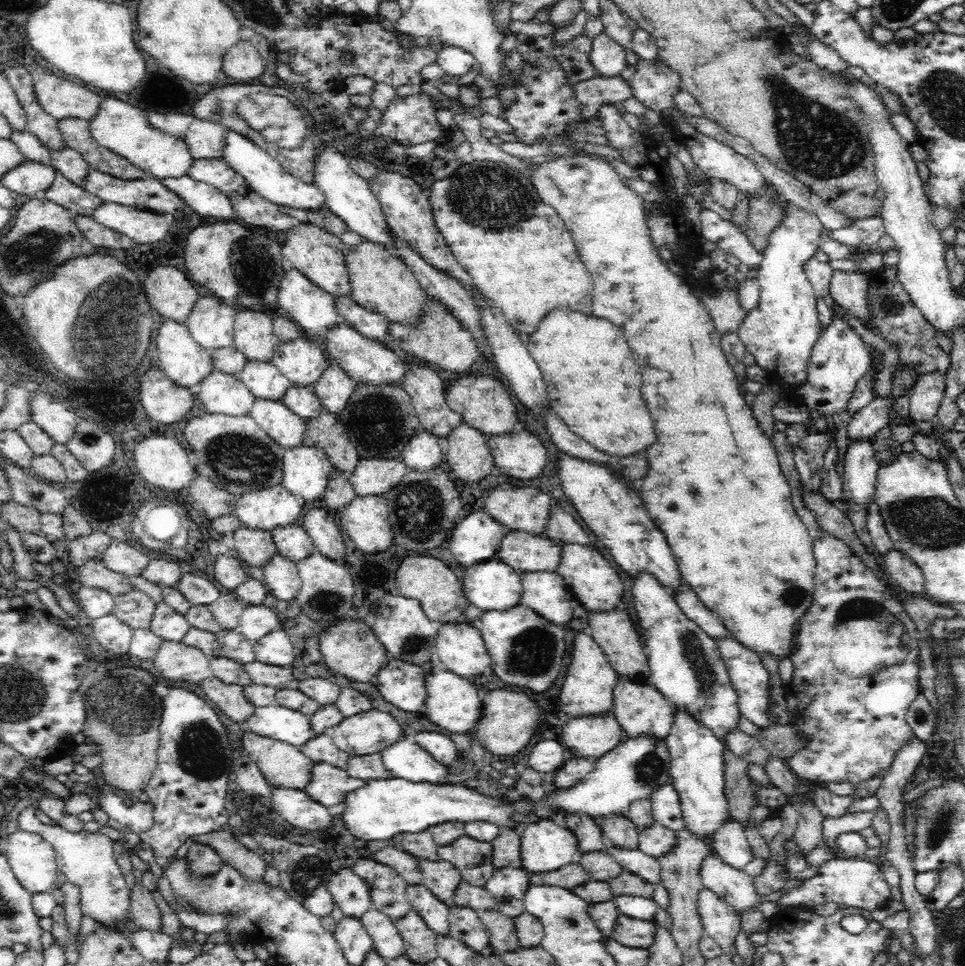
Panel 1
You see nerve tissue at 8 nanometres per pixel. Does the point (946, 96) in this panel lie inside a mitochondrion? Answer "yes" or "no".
yes

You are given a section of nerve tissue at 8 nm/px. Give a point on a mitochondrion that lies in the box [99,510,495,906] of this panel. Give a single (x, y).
(194, 737)

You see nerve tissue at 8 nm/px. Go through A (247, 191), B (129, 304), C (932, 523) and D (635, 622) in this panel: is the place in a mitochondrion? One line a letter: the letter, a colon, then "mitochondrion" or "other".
A: other
B: mitochondrion
C: mitochondrion
D: other

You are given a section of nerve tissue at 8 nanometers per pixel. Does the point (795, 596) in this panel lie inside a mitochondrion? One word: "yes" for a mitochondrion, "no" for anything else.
no

